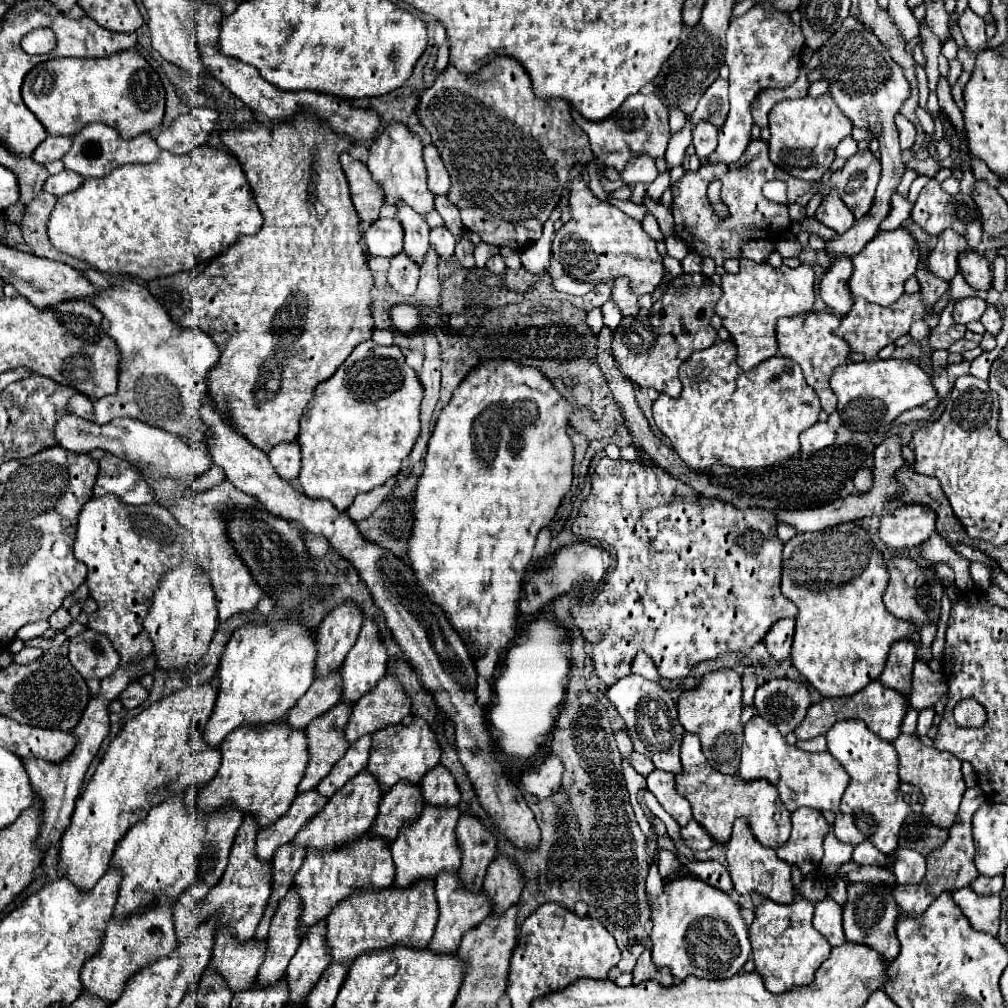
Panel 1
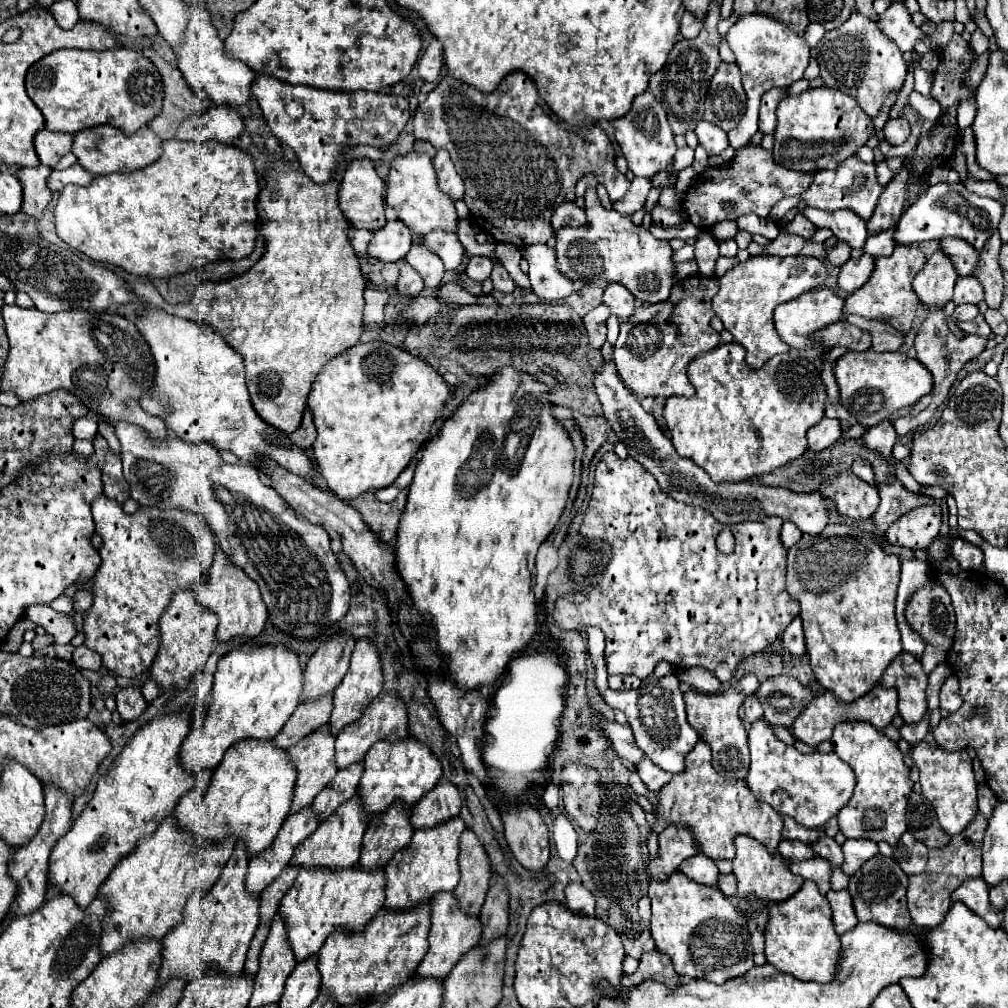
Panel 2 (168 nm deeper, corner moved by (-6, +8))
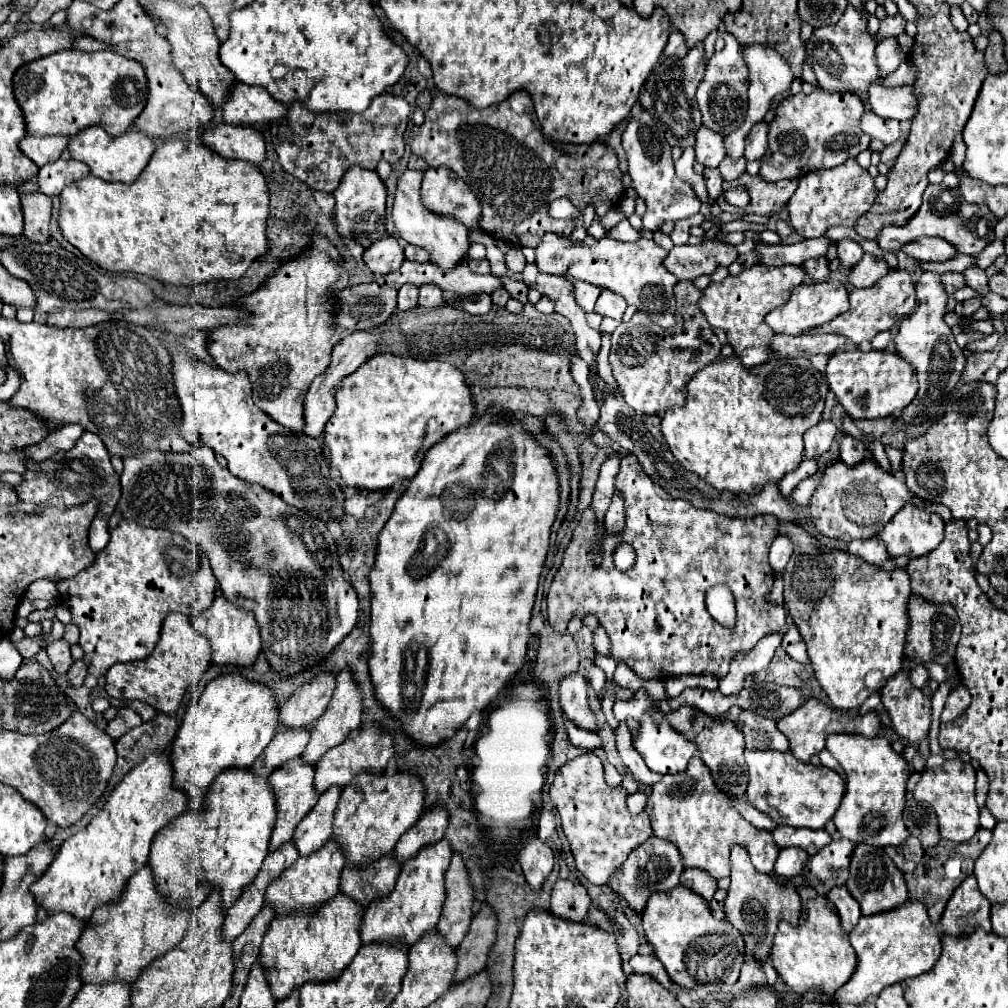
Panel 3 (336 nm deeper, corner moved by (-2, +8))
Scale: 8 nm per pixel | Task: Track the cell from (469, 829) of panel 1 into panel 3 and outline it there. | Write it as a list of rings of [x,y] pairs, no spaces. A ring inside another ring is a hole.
[[[460,853],[452,855],[452,863],[444,875],[444,883],[446,883],[446,901],[436,931],[444,937],[448,947],[456,949],[468,933],[474,905],[472,885],[468,881],[468,871]]]

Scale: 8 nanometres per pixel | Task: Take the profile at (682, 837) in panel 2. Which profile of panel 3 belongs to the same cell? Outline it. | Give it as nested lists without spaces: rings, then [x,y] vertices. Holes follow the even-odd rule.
[[[650,837],[644,845],[640,845],[640,849],[636,849],[636,853],[632,853],[632,857],[628,857],[628,861],[624,861],[620,869],[616,869],[614,891],[626,901],[630,911],[642,913],[650,895],[666,889],[674,889],[680,883],[682,871],[684,865],[680,865],[680,855],[676,853],[676,845],[668,845],[658,837]]]

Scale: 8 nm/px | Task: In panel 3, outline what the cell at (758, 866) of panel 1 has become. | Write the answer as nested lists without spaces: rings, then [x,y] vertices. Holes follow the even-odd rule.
[[[732,847],[732,885],[724,903],[724,921],[734,925],[742,933],[746,941],[746,953],[756,963],[764,963],[770,955],[778,923],[788,921],[792,927],[796,927],[800,923],[800,913],[802,901],[792,885],[780,887],[772,875],[764,875],[754,869],[744,847]]]

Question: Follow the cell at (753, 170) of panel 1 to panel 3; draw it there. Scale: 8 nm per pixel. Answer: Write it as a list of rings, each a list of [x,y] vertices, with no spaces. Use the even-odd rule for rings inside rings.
[[[744,173],[742,177],[736,179],[736,183],[722,183],[724,191],[730,191],[732,187],[744,187],[750,195],[750,203],[744,209],[732,207],[732,205],[720,205],[724,213],[732,215],[744,215],[744,213],[756,213],[756,215],[776,215],[782,211],[782,207],[788,203],[792,193],[796,191],[796,181],[778,181],[778,183],[768,183],[760,181],[760,177],[752,177]]]

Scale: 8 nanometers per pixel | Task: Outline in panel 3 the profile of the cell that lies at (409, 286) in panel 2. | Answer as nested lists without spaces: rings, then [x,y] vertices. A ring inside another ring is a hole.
[[[402,285],[398,291],[398,309],[412,309],[418,305],[419,288],[414,285]]]

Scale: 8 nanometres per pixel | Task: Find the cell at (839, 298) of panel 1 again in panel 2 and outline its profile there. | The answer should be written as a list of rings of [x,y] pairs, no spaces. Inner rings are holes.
[[[864,253],[860,259],[850,259],[844,267],[840,267],[838,289],[844,293],[854,293],[856,289],[860,289],[868,281],[872,269],[874,269],[872,255]]]

